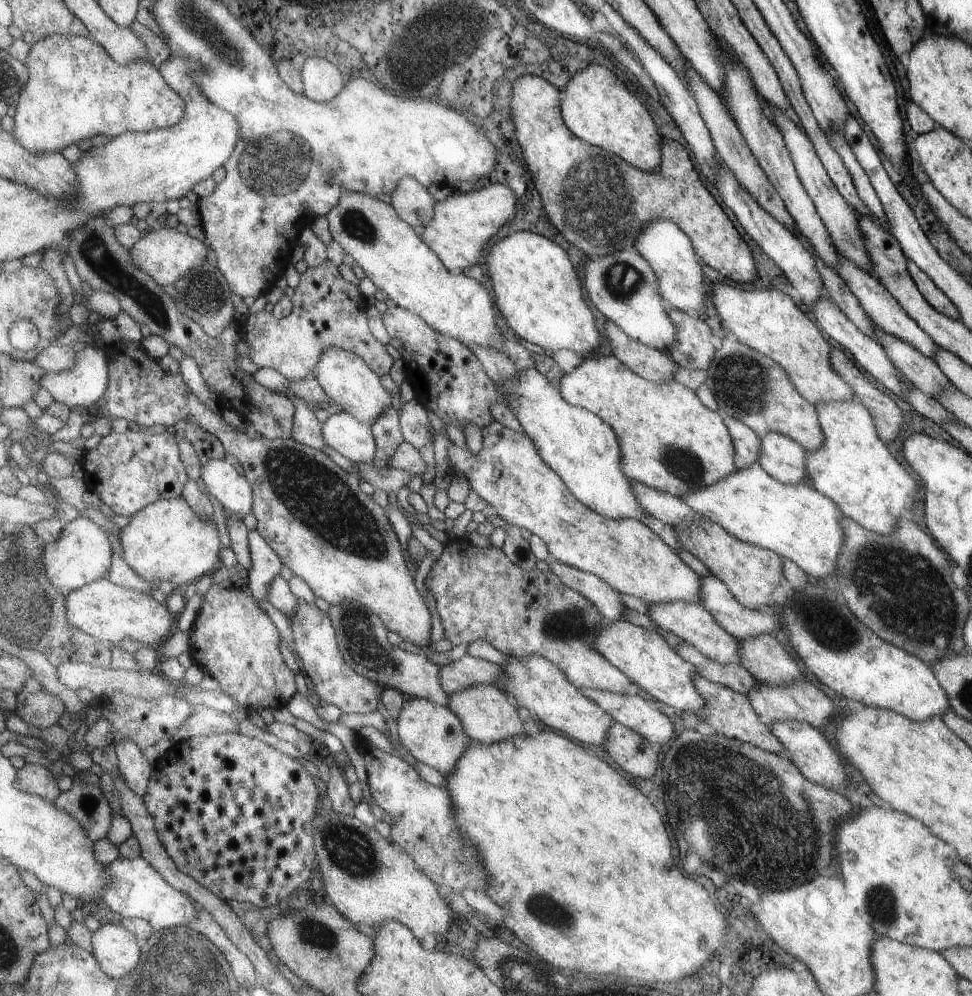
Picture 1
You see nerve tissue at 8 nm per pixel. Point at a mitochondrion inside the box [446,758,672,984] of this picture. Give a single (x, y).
(540, 907)

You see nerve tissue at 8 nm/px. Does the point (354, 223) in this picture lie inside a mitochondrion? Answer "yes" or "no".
yes

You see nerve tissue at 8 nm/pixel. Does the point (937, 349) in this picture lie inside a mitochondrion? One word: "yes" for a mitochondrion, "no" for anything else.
no

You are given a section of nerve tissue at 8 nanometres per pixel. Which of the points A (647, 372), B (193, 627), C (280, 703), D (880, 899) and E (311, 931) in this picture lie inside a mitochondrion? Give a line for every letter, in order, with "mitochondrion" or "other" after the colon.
A: other
B: other
C: other
D: mitochondrion
E: mitochondrion

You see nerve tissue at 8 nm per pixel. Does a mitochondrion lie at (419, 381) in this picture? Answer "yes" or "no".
no

